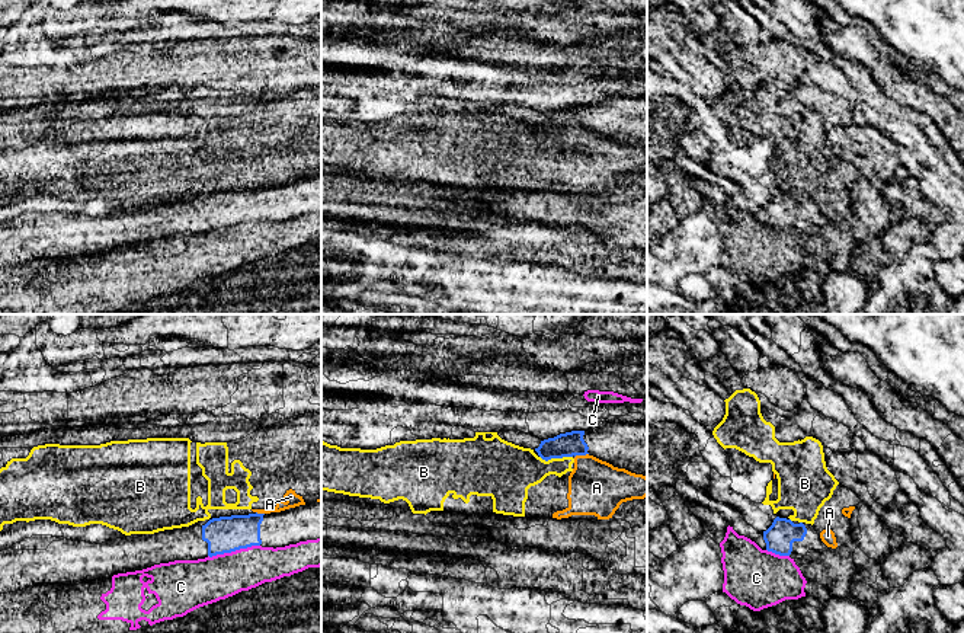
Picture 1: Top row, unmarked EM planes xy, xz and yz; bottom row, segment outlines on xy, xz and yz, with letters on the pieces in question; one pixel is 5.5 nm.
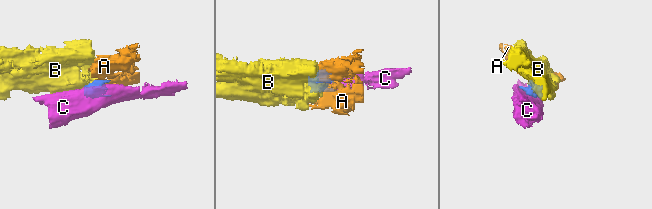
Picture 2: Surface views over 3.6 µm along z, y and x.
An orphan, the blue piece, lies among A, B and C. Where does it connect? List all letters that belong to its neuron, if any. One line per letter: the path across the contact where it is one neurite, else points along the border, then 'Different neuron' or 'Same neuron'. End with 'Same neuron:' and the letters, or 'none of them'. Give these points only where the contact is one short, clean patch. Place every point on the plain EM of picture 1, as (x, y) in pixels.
A: Boundary: xz (588, 127), (575, 131). Different neuron
B: Boundary: xz (540, 130), (545, 134), (572, 131). Different neuron
C: Different neuron
Same neuron: none of them

